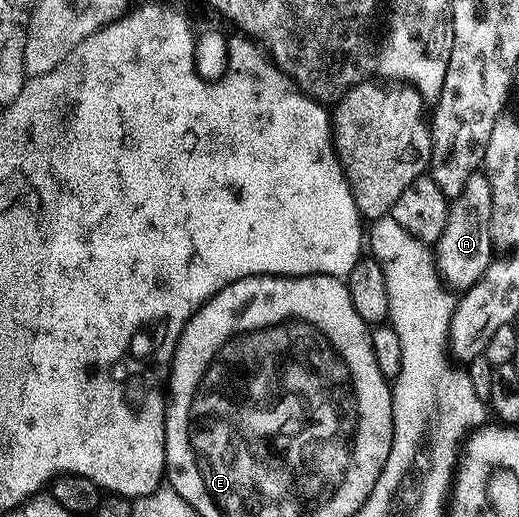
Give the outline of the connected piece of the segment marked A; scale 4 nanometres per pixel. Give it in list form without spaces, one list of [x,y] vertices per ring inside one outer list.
[[[475,171],[466,186],[448,210],[446,229],[436,244],[434,254],[441,278],[451,288],[468,290],[481,279],[494,258],[491,239],[490,214],[492,213],[492,189],[485,172]]]

